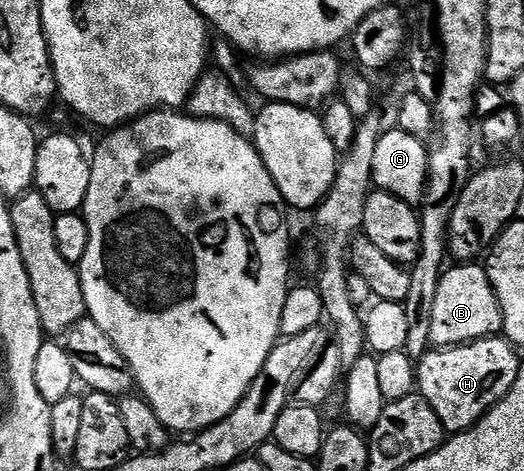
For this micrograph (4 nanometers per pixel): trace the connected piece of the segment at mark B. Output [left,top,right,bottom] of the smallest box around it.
[431,264,503,347]

